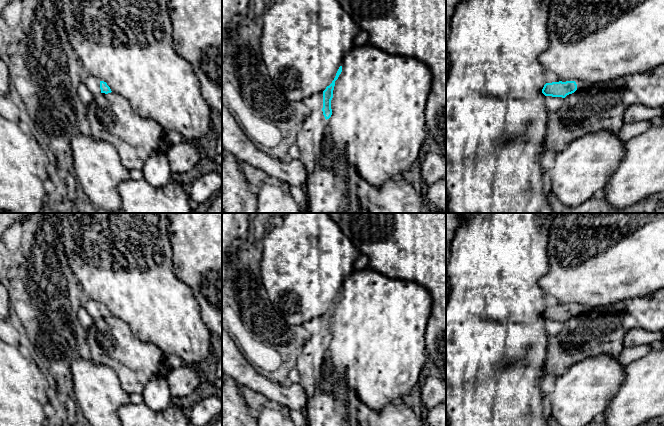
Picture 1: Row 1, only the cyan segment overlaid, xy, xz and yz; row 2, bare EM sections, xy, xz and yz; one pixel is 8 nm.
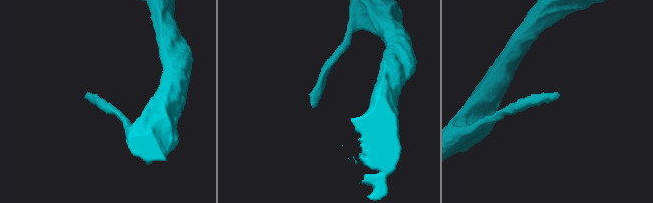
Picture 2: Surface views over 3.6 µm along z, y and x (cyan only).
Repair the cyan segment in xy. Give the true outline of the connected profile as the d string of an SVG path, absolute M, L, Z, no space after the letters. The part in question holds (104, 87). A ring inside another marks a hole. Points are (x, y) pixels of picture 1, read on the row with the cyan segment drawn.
M88 75L83 83L94 95L100 93L108 94L112 92L106 82L100 81L95 76Z

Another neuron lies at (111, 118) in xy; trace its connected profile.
M114 92L95 95L86 105L85 119L89 122L91 136L111 143L128 170L142 170L147 159L163 149L162 139L166 133L163 127L154 120L141 117L126 98Z

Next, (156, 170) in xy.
M162 149L150 156L145 162L142 172L144 180L150 185L156 188L167 185L172 179L172 174L165 150Z

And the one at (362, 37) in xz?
M361 30L354 39L354 46L362 46L366 43L368 43L369 40L369 34L368 32Z

